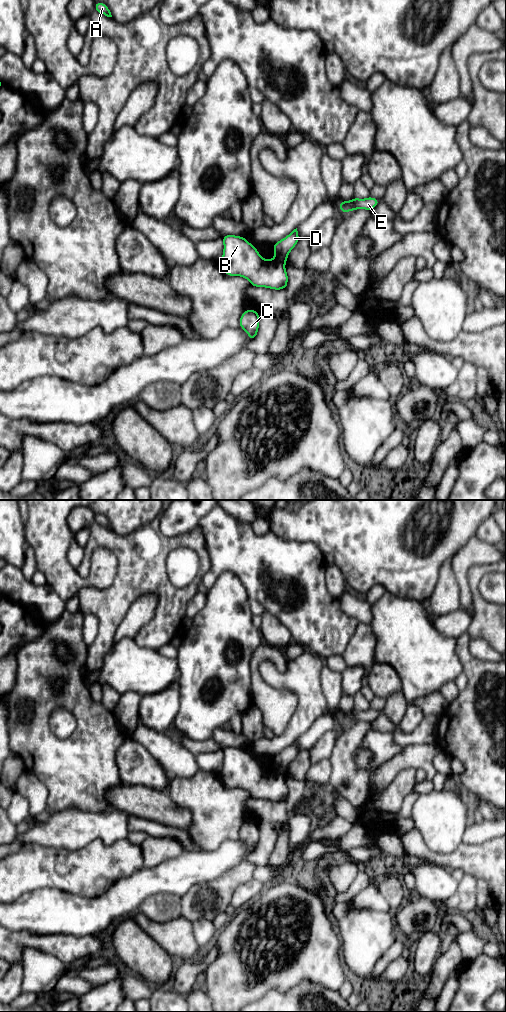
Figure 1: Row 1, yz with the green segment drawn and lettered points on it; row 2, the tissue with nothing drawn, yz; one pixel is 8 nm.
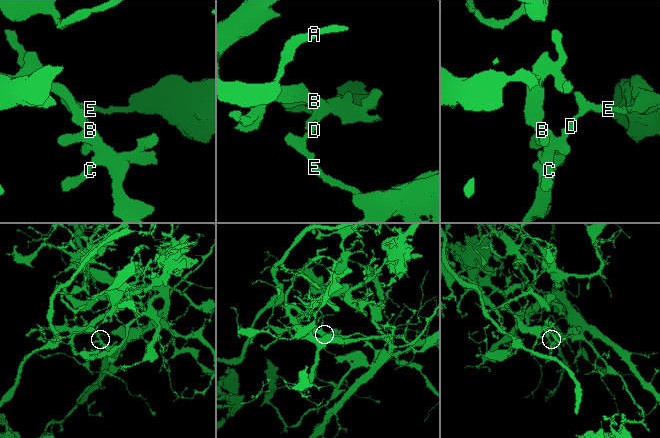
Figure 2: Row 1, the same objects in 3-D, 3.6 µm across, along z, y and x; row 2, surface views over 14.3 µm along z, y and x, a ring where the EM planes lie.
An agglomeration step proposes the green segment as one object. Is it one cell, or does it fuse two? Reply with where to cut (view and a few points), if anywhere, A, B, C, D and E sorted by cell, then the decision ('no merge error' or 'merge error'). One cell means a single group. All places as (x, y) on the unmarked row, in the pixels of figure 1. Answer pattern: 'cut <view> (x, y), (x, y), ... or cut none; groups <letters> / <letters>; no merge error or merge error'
cut yz (275, 770), (284, 776); groups A D E / B C; merge error

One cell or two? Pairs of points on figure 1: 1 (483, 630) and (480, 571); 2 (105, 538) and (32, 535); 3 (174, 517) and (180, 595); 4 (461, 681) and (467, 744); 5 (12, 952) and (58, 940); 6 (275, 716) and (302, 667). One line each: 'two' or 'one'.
1: one
2: two
3: two
4: two
5: one
6: two

